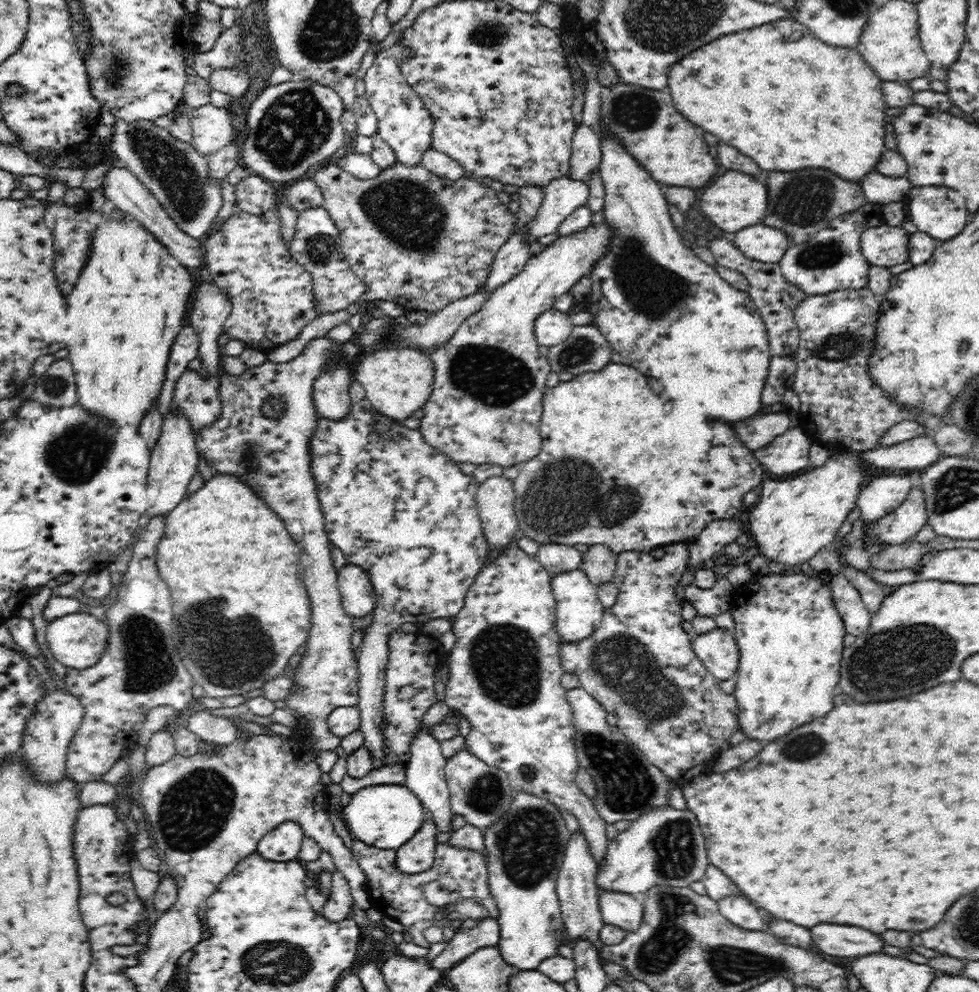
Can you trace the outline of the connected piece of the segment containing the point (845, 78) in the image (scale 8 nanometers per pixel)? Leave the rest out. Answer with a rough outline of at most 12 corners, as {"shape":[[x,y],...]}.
{"shape":[[782,20],[672,65],[680,114],[762,170],[861,186],[883,81]]}

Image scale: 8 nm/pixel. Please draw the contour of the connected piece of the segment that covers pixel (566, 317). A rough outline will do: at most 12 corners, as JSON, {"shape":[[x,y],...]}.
{"shape":[[554,306],[534,322],[542,346],[564,342],[572,331],[571,315]]}

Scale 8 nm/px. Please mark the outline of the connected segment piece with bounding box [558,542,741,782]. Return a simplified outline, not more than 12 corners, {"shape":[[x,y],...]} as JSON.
{"shape":[[686,543],[617,556],[564,673],[667,777],[710,769],[737,700],[692,648]]}

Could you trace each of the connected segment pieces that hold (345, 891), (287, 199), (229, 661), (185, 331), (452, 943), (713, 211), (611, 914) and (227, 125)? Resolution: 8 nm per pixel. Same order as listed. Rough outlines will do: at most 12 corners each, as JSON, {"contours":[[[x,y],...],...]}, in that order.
{"contours":[[[331,872],[332,893],[323,915],[339,923],[348,919],[353,896],[346,877]],[[308,177],[283,187],[297,213],[323,206],[320,187]],[[242,480],[165,518],[173,643],[222,700],[306,644],[300,550]],[[192,325],[182,327],[170,349],[164,393],[157,409],[170,413],[172,389],[199,356]],[[486,917],[448,934],[432,966],[451,969],[478,948],[497,946],[500,925]],[[728,170],[700,208],[729,234],[762,222],[762,176]],[[599,888],[605,924],[634,931],[642,922],[637,896]],[[211,104],[191,114],[192,145],[204,156],[232,137],[231,113]]]}

